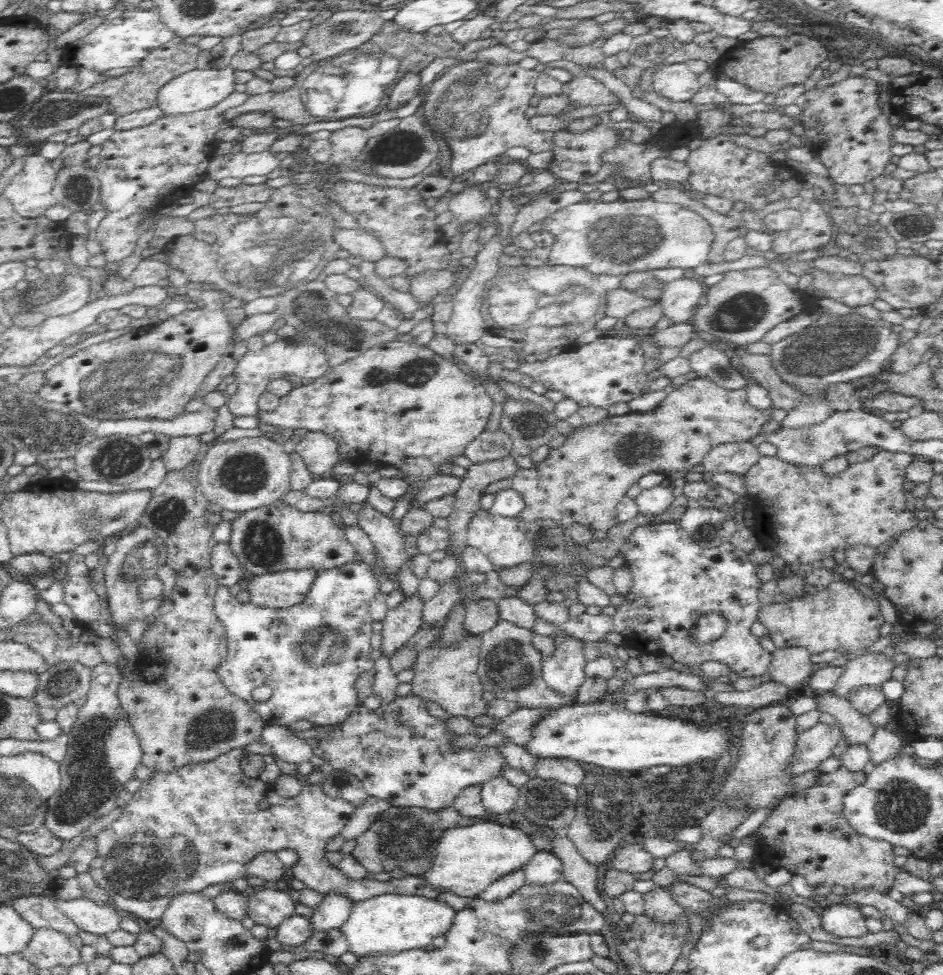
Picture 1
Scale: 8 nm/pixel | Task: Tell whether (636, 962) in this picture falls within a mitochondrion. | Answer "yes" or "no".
no

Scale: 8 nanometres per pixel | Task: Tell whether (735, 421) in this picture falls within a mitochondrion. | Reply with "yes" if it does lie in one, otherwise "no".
no

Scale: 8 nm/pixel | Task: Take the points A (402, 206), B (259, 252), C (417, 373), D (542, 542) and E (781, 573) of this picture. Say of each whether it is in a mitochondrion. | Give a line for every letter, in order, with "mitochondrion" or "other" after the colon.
A: other
B: mitochondrion
C: mitochondrion
D: mitochondrion
E: other

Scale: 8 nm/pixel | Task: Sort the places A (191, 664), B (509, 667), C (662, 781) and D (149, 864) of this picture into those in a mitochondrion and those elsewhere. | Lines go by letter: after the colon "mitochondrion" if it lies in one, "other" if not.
A: other
B: mitochondrion
C: other
D: mitochondrion

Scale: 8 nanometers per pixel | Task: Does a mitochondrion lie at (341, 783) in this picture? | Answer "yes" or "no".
yes

